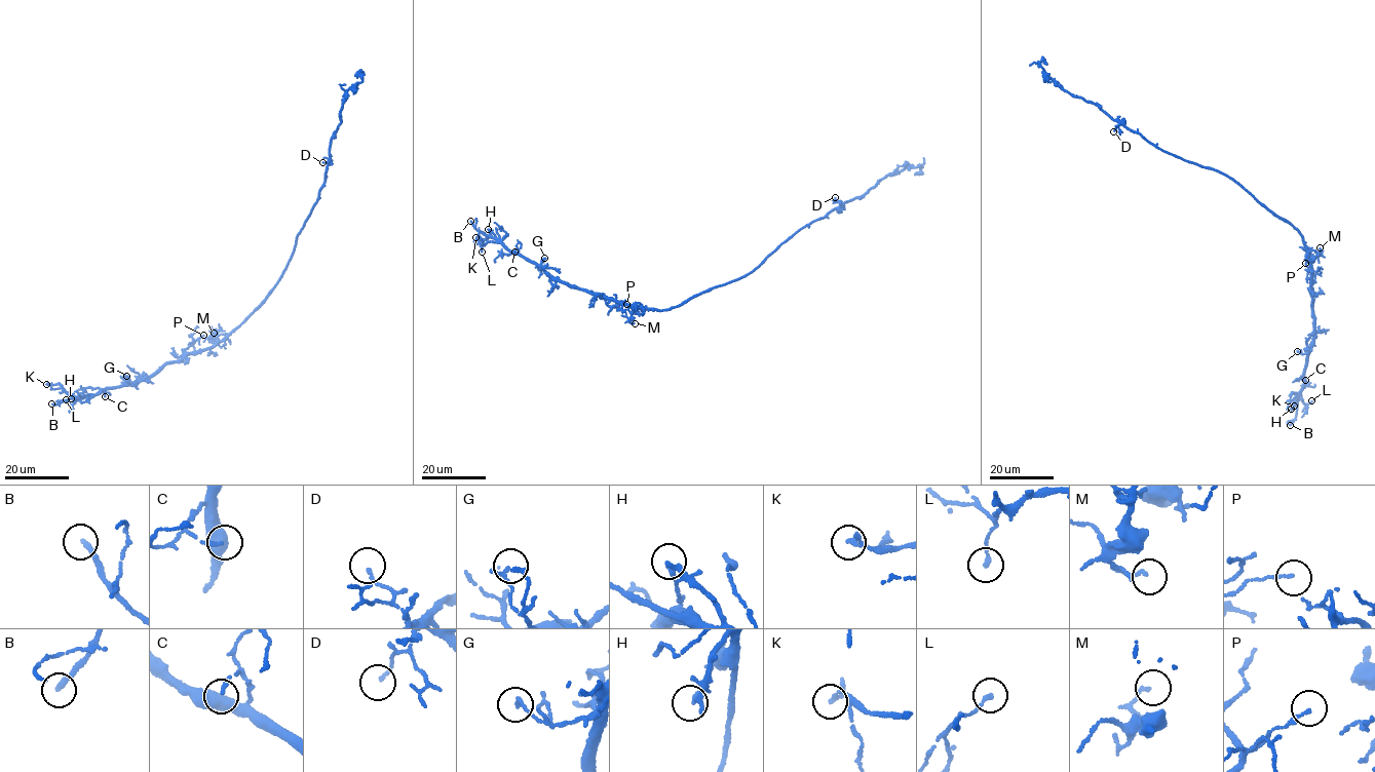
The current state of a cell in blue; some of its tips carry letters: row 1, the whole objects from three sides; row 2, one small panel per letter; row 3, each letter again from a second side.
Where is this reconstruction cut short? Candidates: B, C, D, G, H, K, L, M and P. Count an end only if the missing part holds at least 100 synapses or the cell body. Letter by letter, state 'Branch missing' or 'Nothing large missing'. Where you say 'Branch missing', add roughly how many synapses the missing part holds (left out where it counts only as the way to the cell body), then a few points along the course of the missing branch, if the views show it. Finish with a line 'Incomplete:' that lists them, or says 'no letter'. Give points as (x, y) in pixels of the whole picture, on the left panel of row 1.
B: Branch missing. Course of what is missing: (51, 403), (37, 398), (22, 402), (18, 414), (2, 421)
C: Nothing large missing
D: Nothing large missing
G: Nothing large missing
H: Nothing large missing
K: Nothing large missing
L: Nothing large missing
M: Nothing large missing
P: Nothing large missing
Incomplete: B

